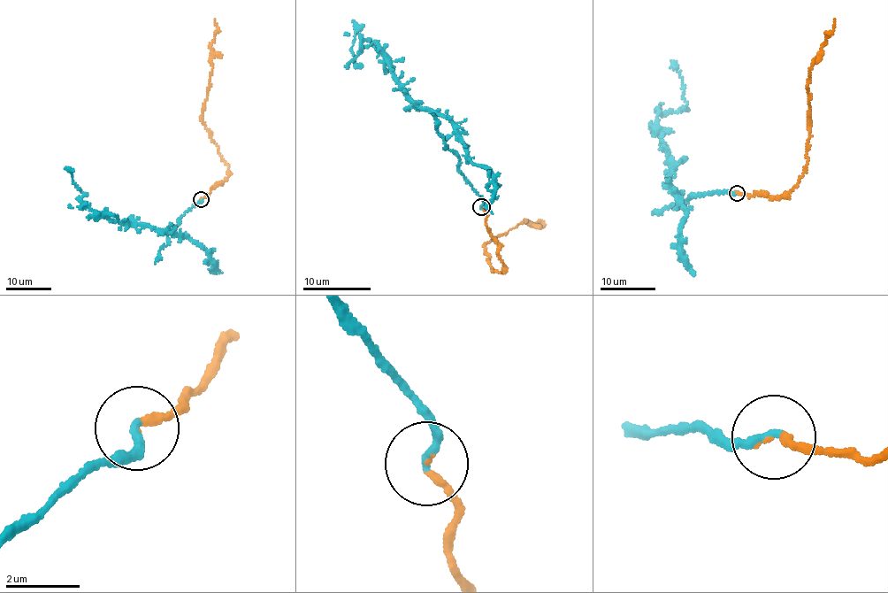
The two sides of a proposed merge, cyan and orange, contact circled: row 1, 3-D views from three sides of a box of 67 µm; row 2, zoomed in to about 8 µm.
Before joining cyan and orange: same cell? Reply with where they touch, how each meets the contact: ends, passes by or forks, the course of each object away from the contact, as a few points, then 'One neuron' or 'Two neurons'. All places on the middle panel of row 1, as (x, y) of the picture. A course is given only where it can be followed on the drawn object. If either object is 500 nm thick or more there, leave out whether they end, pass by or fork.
Place: (481, 207). At the ring cyan ends. At the ring orange ends. Course of cyan: (482, 207), (448, 149), (454, 130), (444, 116), (407, 99), (375, 47), (348, 65), (355, 64), (352, 19). Course of orange: (482, 207), (504, 268), (492, 272), (484, 245), (525, 220), (541, 221). One neuron

